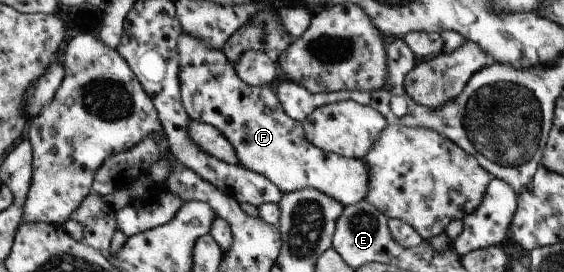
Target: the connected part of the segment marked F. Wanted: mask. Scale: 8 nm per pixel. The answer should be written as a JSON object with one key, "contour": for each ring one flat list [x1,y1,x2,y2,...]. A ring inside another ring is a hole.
{"contour":[[181,31,179,36,176,38,177,54,178,54,178,81,179,81,179,92,180,101,188,113,189,118,193,121,201,121,202,123,210,124,214,126,223,136,229,141,229,144,233,147,236,157,238,158,239,165,243,168,247,168,256,172,257,174,268,178,282,193,288,193,291,191,298,191,302,188,314,188,315,190,321,191,323,194,327,193,331,198,338,200,342,205,350,205,359,201,362,201,366,197,368,191,368,164,361,159,350,159,345,158,333,153,328,153,313,146,308,140,305,140,302,123,289,118,285,111,281,108,281,104,277,100,276,93,273,91,273,87,268,86,253,86,243,82,234,71,233,64,231,64,226,58,221,49,214,49,210,47,204,40,199,40,194,36,191,36,185,31]]}

